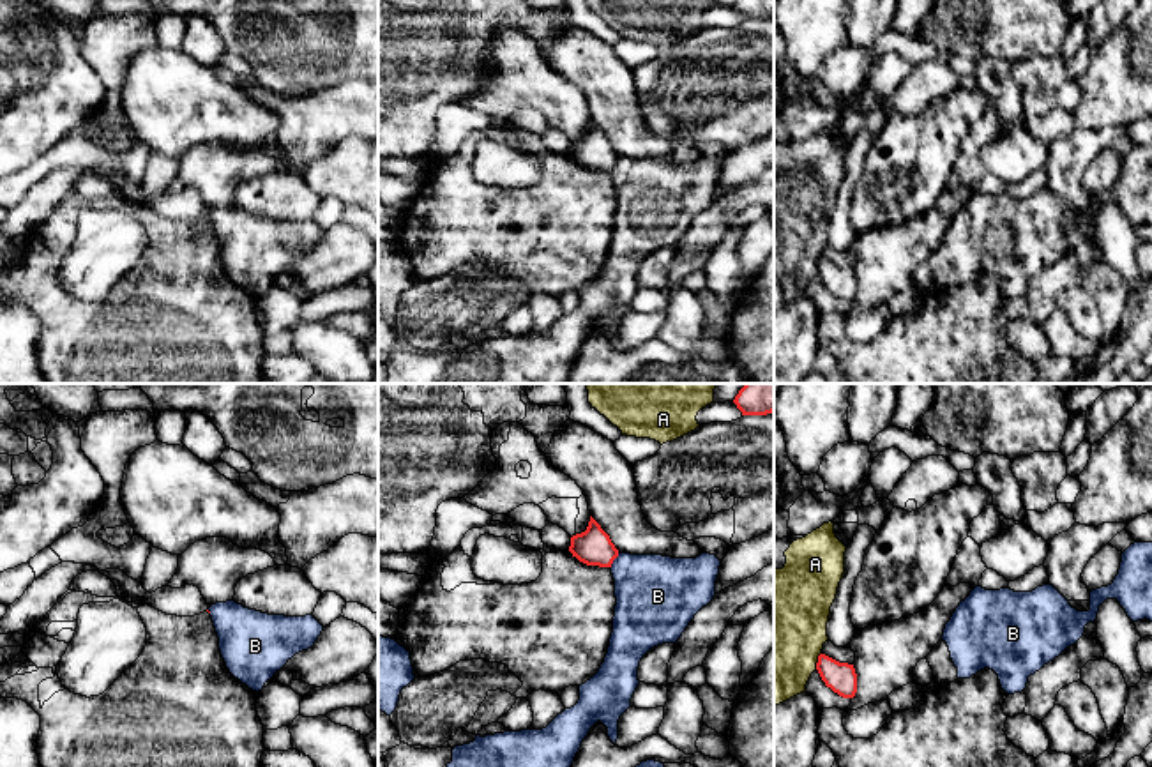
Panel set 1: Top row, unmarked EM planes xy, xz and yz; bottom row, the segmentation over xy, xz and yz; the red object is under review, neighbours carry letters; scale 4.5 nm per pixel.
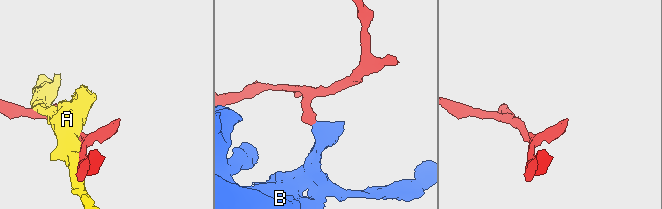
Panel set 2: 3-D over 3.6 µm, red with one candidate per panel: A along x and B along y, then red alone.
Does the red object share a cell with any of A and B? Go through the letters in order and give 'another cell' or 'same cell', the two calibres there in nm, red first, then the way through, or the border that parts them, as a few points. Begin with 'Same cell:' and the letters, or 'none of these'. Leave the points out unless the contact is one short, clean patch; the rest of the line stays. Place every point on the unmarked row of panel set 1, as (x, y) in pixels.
Same cell: none of these
A: another cell; calibres 140 and 460 nm
B: another cell; calibres 160 and 360 nm; border xz (619, 158), (610, 172)

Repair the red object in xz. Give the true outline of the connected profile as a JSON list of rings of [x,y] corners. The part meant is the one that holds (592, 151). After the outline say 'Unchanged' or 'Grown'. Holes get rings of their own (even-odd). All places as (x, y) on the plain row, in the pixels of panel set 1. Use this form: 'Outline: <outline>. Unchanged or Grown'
Outline: [[[592,120],[587,134],[571,141],[569,156],[580,166],[599,171],[611,171],[613,164],[618,161],[618,154],[610,140]]]. Unchanged

